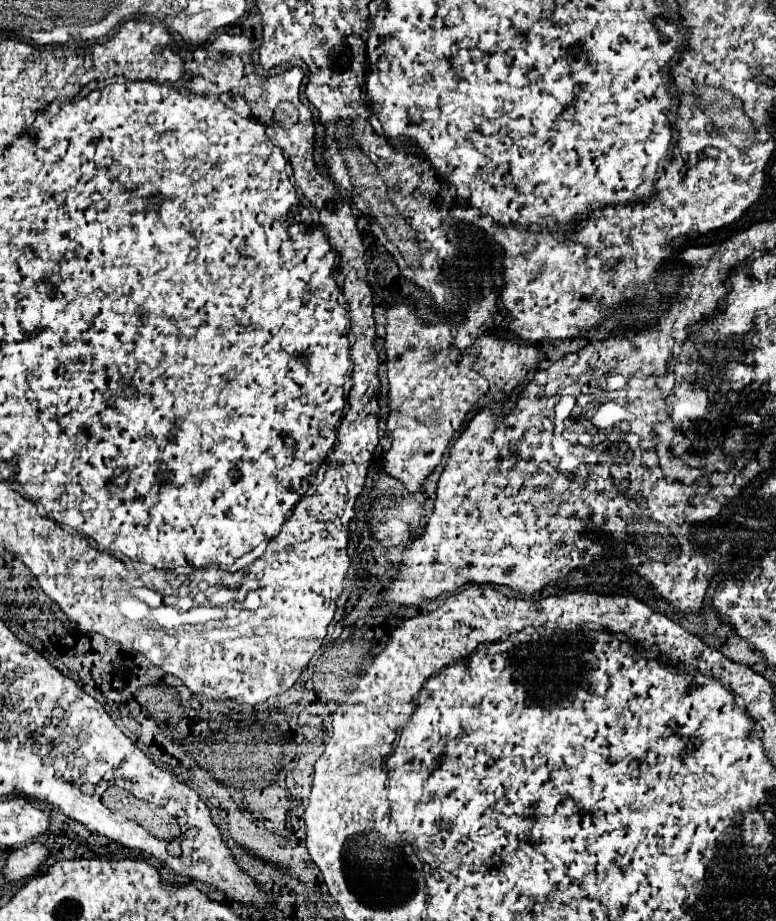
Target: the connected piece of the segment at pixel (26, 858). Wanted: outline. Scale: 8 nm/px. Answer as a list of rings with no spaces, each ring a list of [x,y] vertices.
[[[31,842],[13,850],[7,858],[3,874],[7,880],[21,880],[39,872],[41,864],[49,858],[49,852],[43,844]]]

